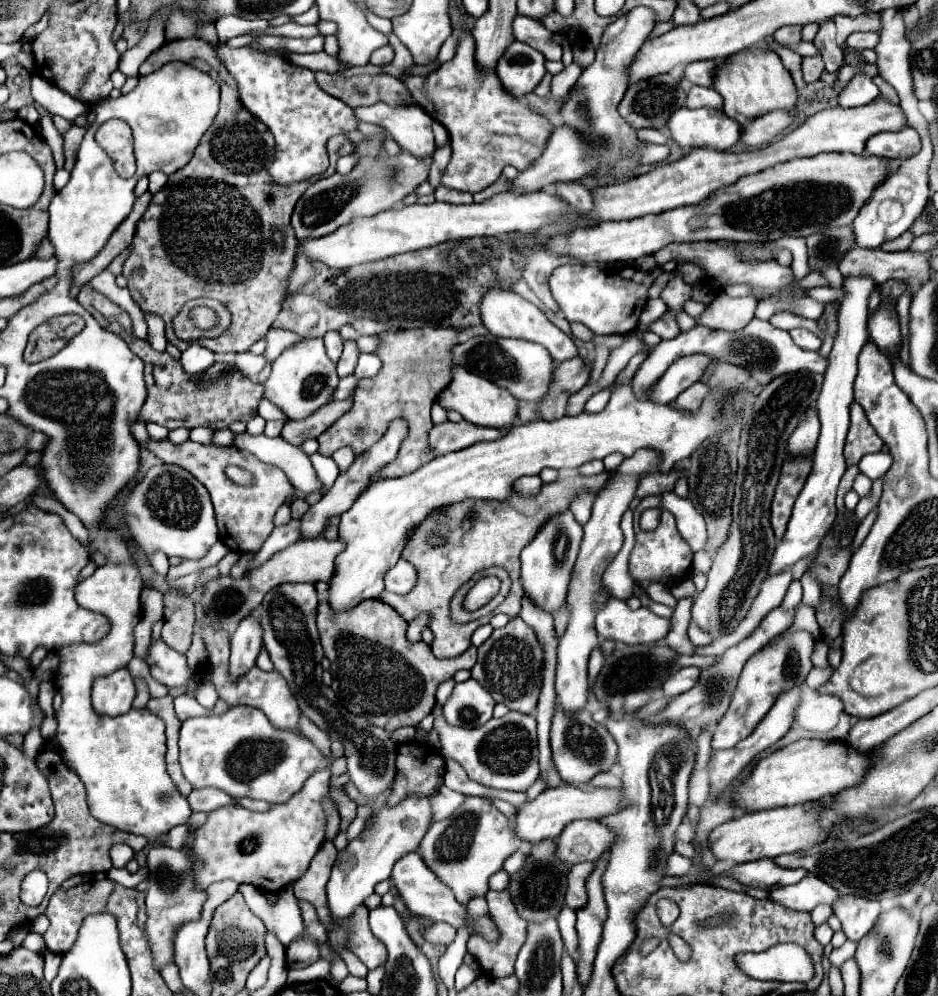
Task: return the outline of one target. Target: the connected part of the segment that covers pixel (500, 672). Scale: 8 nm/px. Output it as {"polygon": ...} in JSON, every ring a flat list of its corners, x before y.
{"polygon":[[517,616,507,626,495,630,489,640,479,646,479,658,477,664,471,668,471,678,475,678,483,688,487,688,495,702,505,704,509,710,535,714,537,698,543,684,543,656,545,650,537,640,535,630]]}

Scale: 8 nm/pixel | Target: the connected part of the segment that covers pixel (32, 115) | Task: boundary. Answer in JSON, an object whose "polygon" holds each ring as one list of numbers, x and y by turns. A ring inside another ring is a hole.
{"polygon":[[34,104,27,105,17,112,18,118,34,125,39,120,39,113]]}

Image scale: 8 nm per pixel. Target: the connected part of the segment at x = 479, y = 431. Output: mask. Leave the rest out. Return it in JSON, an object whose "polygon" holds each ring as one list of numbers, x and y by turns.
{"polygon":[[443,422,439,426,433,426,429,434,429,444,435,450,435,454,443,456,449,452,457,452,463,448,469,448,481,440,499,440,507,428,483,428,469,422]]}

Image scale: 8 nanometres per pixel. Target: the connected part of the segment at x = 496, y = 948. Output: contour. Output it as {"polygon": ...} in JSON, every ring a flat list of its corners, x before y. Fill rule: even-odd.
{"polygon":[[487,892,487,904,489,904,489,914,491,920,497,924,499,930,499,938,497,940,485,940,481,934,473,934,467,942,467,950,471,956,475,956,477,964,495,978,501,976,511,976,513,974,513,964,517,960,517,952,525,942,525,934,527,934,527,922,521,920,521,916,517,916,517,910,513,908,513,902,509,900,509,892]]}

